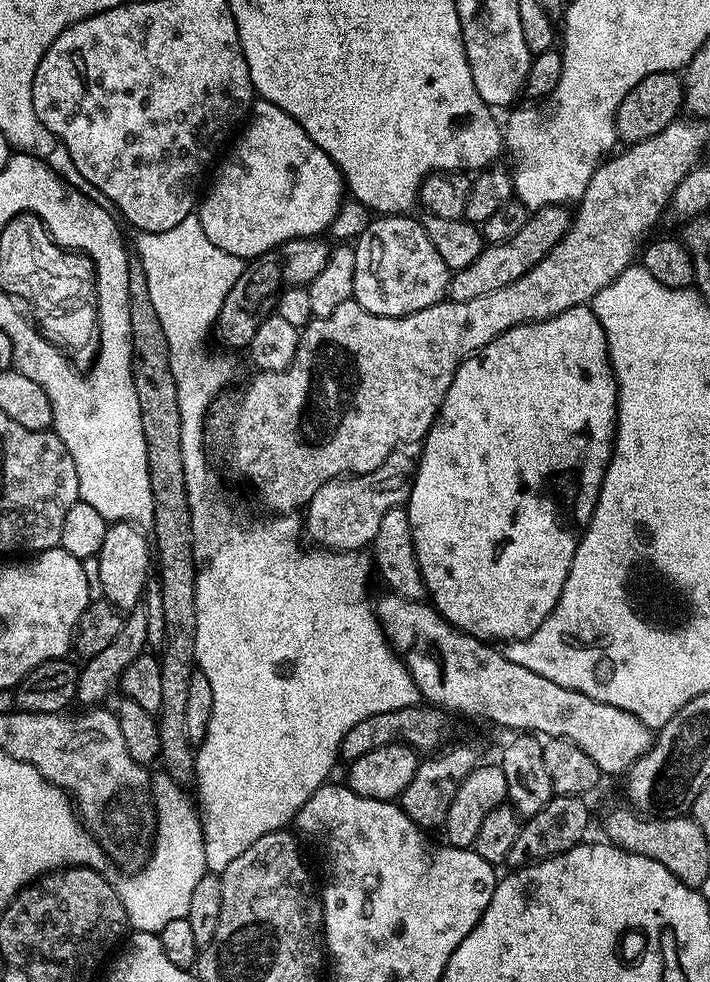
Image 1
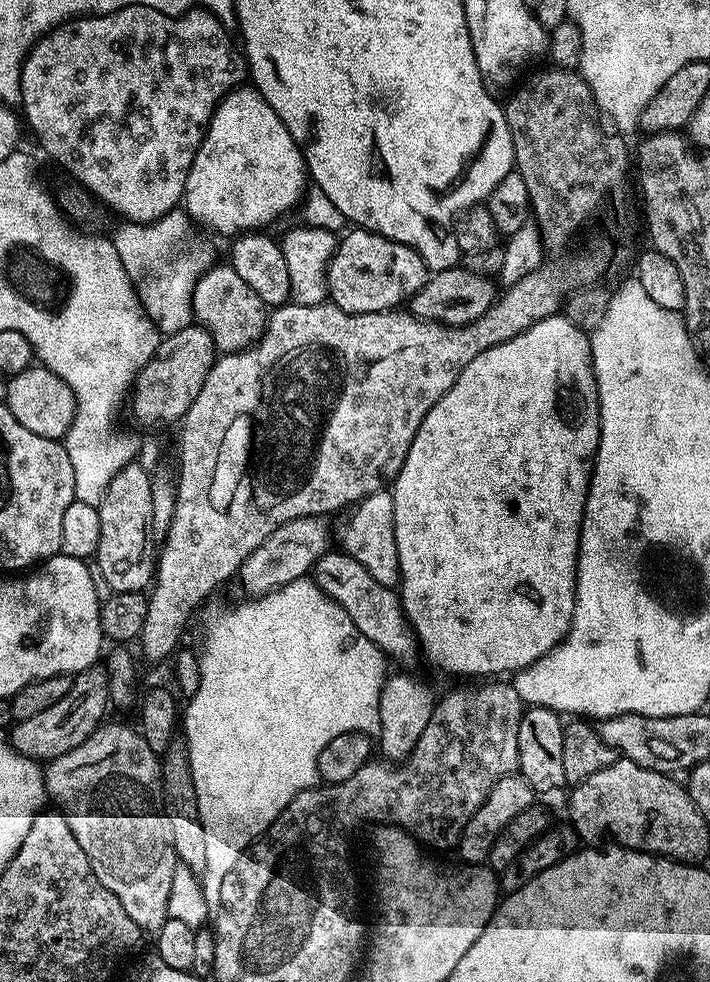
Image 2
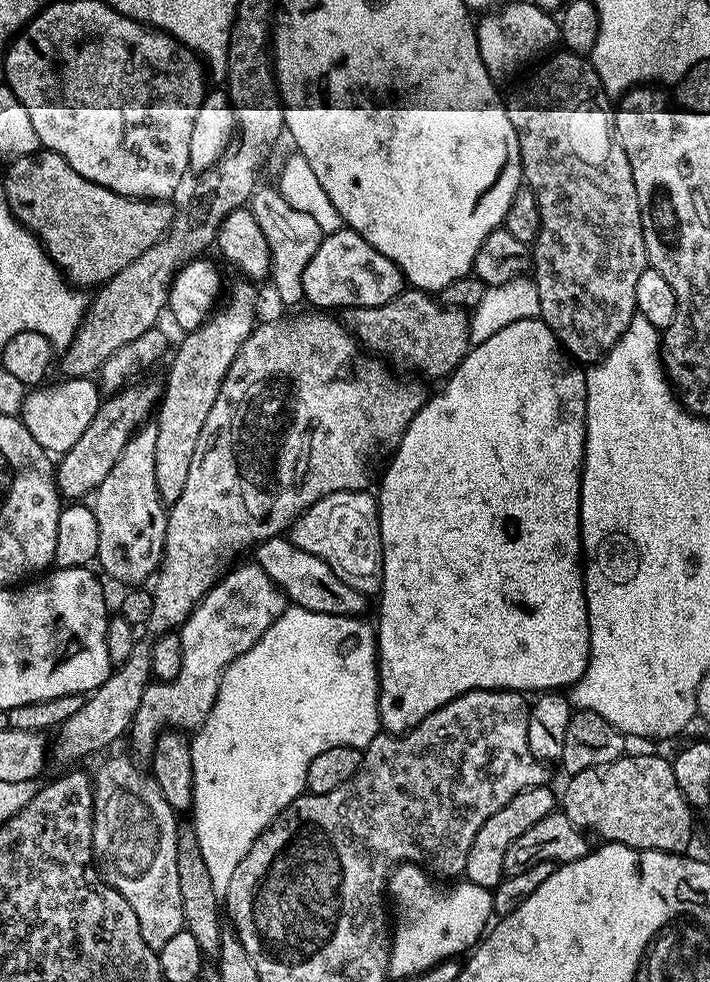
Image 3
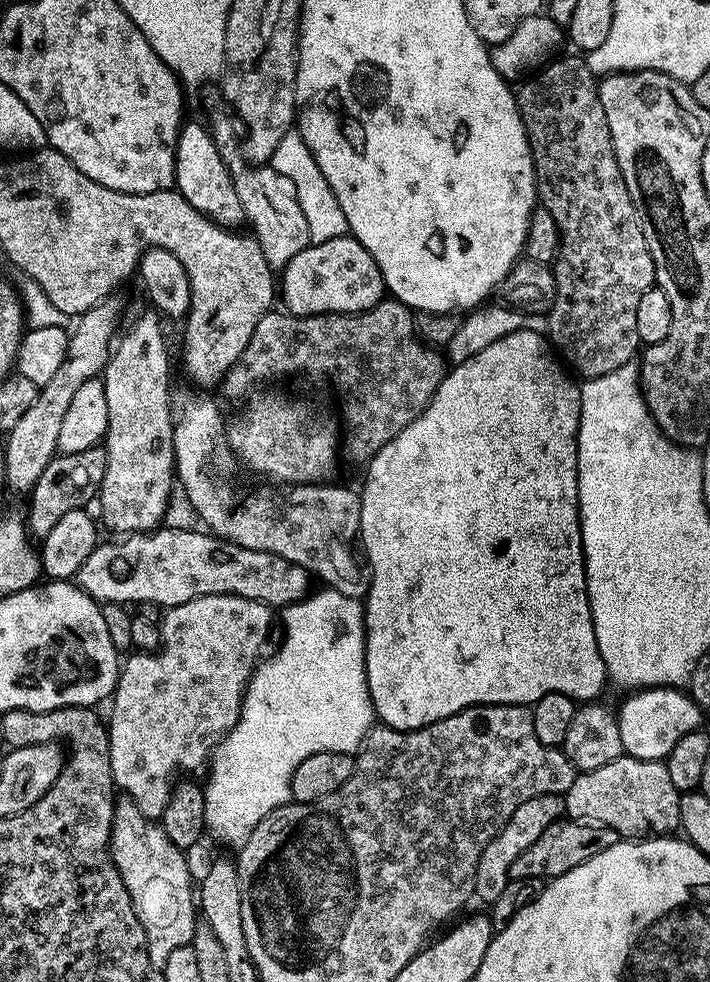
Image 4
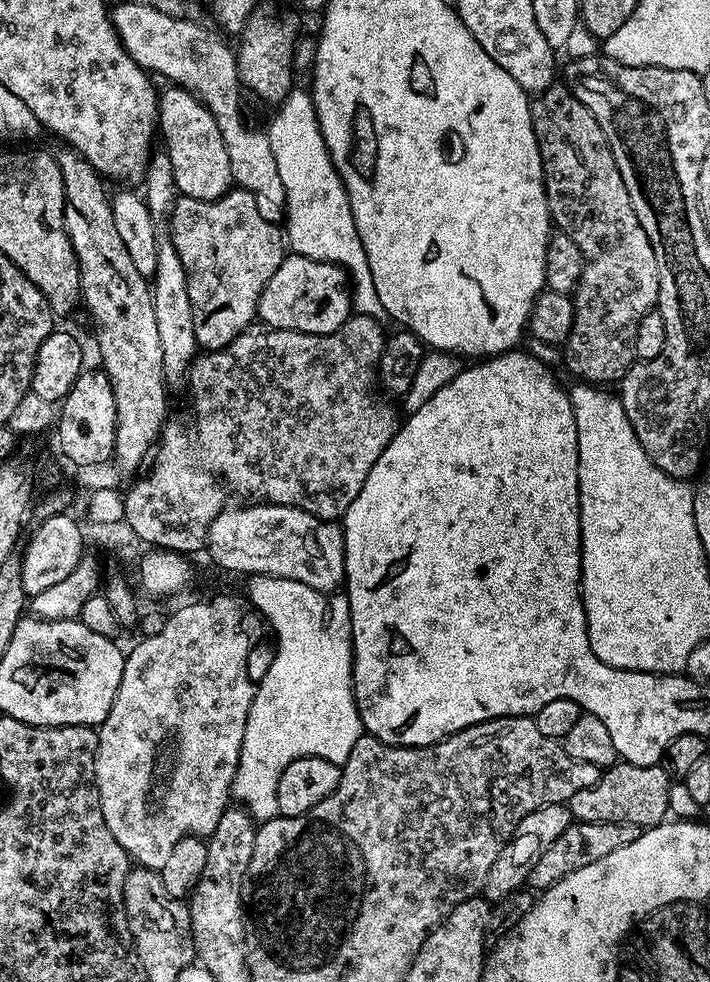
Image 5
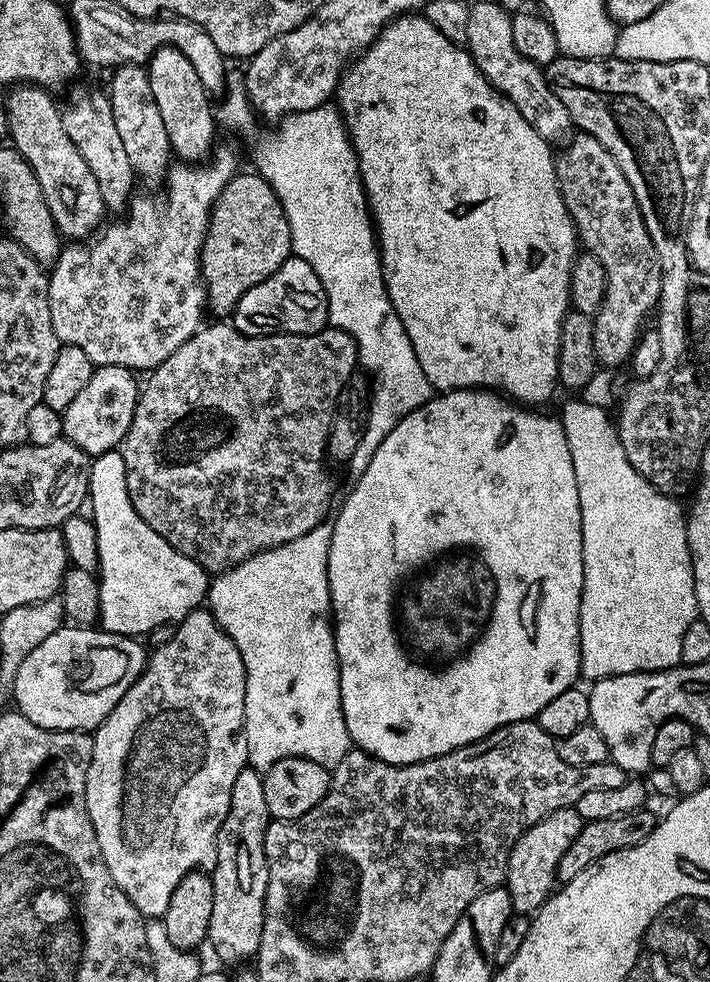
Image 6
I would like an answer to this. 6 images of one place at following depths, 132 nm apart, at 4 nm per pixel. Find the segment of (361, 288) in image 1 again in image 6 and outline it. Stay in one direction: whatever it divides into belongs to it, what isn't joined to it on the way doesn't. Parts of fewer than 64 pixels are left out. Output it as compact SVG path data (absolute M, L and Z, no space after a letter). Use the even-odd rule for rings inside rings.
M293 254L270 278L258 282L258 286L250 286L250 290L242 294L230 323L247 336L273 336L279 332L309 336L321 332L329 327L326 290L322 290L322 282L312 267Z

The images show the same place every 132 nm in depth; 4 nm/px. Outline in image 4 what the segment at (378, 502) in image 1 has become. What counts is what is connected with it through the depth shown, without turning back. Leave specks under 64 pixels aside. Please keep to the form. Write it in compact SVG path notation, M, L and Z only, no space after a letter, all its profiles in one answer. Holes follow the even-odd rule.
M222 594L194 598L190 602L182 602L163 613L163 619L158 625L160 629L160 646L157 652L136 652L127 657L127 659L129 658L128 661L126 659L123 661L120 676L116 679L116 690L110 697L112 717L107 717L106 720L108 737L110 738L110 770L112 771L113 785L124 791L121 793L127 799L132 800L134 806L138 806L138 810L142 812L147 820L159 821L163 817L166 806L172 797L174 787L172 775L176 771L196 772L200 767L203 769L209 763L212 753L215 752L216 745L227 736L228 731L238 722L240 707L244 701L244 691L248 688L252 673L258 667L256 655L259 654L260 647L263 646L264 639L268 636L268 627L272 624L272 616L274 616L273 609L260 600L251 600L241 596L223 596Z

